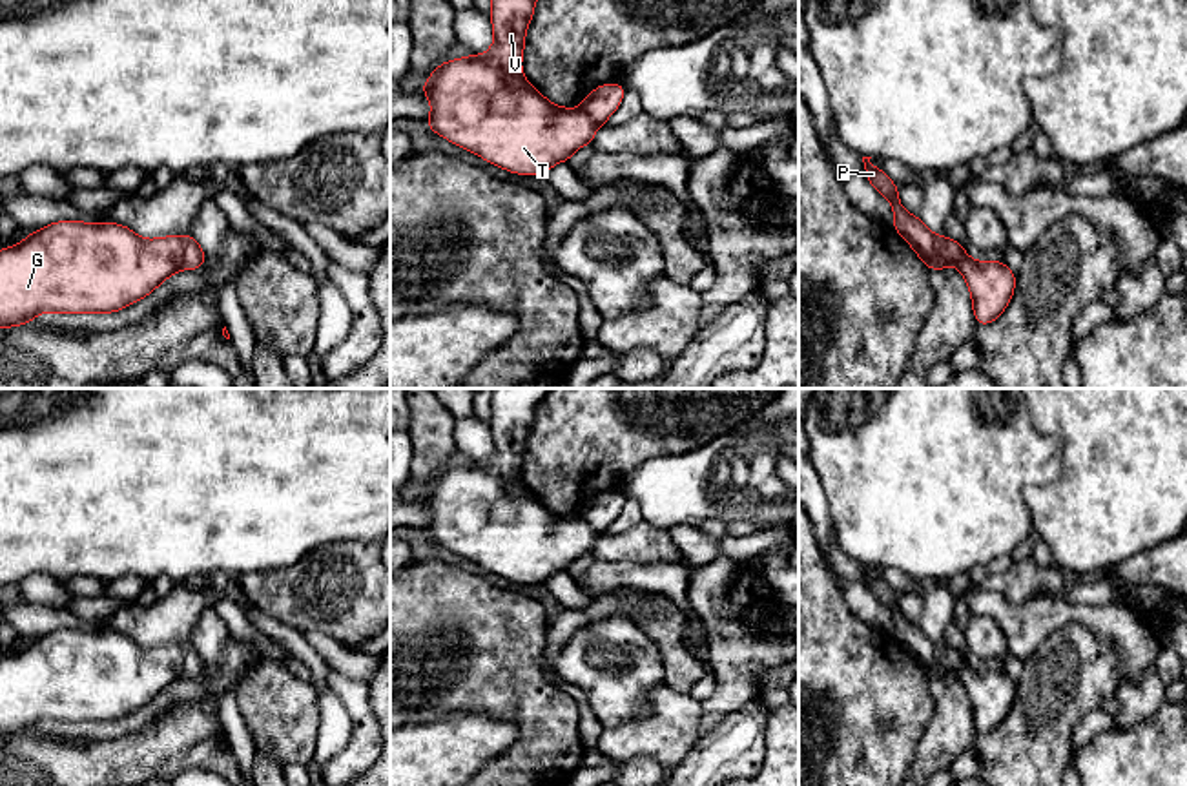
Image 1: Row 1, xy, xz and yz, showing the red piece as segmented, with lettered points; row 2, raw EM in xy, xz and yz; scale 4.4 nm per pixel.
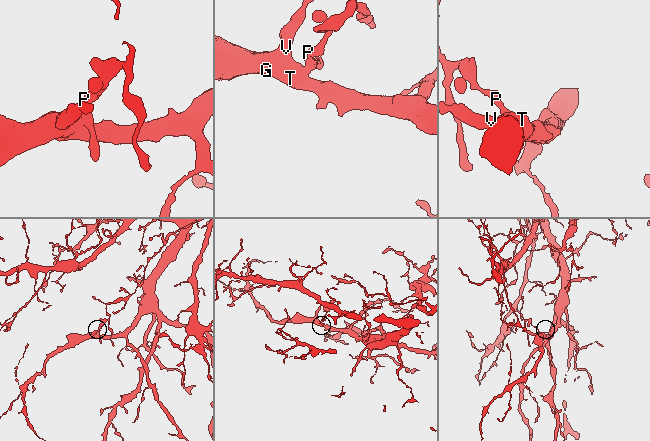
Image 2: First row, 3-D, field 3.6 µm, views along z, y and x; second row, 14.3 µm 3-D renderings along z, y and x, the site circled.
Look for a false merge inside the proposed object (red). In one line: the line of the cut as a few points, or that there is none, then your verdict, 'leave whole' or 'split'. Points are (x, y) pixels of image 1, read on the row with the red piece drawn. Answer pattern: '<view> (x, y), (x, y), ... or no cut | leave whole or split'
xy (181, 236), (183, 268) | split

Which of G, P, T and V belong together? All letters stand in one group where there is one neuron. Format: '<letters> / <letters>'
G T V / P

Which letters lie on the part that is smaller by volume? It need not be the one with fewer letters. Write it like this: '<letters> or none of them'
P

